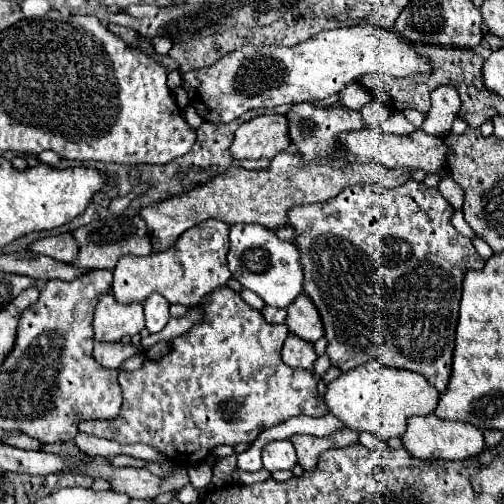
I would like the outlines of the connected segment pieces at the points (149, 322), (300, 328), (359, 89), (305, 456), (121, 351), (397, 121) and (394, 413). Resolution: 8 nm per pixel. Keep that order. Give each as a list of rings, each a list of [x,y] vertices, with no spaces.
[[[153,293],[149,295],[149,299],[145,299],[143,309],[145,309],[145,327],[149,329],[149,333],[159,333],[169,321],[169,303],[165,303],[161,295]]]
[[[305,293],[297,295],[297,299],[287,309],[285,325],[289,327],[289,333],[315,343],[325,335],[323,323],[319,319],[319,313],[315,311],[315,305],[309,301]]]
[[[353,82],[345,86],[339,93],[339,103],[353,110],[360,110],[373,97],[360,83]]]
[[[293,435],[291,443],[297,451],[297,463],[303,467],[303,471],[313,471],[317,465],[317,459],[323,451],[333,449],[333,441],[327,437],[311,437],[311,435]]]
[[[95,343],[95,349],[93,349],[93,357],[97,359],[99,365],[103,367],[111,367],[111,369],[119,369],[121,363],[135,355],[139,351],[135,351],[135,347],[129,343],[129,345],[123,345],[123,343]]]
[[[393,111],[393,115],[381,125],[383,133],[393,133],[393,135],[411,135],[415,131],[415,125],[411,125],[401,113]]]
[[[369,361],[347,373],[341,373],[335,381],[331,381],[323,401],[329,407],[329,413],[343,421],[349,429],[369,431],[381,441],[387,441],[405,433],[405,423],[409,417],[433,413],[439,401],[439,393],[425,377],[413,371],[385,367],[377,361]]]

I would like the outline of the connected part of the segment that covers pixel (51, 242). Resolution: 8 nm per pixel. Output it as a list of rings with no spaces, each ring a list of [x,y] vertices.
[[[61,233],[61,235],[49,235],[43,239],[33,241],[27,249],[39,255],[47,255],[57,261],[71,263],[77,257],[77,241],[73,239],[71,233]]]

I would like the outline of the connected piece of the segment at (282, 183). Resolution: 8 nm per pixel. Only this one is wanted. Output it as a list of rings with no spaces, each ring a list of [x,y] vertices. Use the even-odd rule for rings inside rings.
[[[283,151],[281,155],[273,157],[271,167],[265,171],[247,171],[243,167],[231,165],[229,171],[209,179],[203,185],[197,185],[185,193],[167,197],[157,201],[149,207],[139,209],[139,215],[147,223],[149,239],[153,251],[165,251],[173,247],[183,231],[195,227],[201,221],[217,219],[227,225],[233,223],[259,223],[267,229],[277,229],[287,225],[287,211],[293,205],[329,201],[337,193],[341,193],[349,185],[371,185],[379,183],[387,189],[403,185],[409,177],[409,169],[385,169],[379,163],[349,163],[345,169],[335,169],[327,161],[317,159],[311,165],[305,165],[297,155]]]

